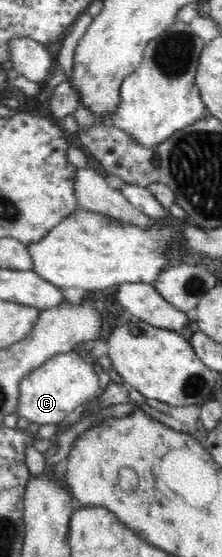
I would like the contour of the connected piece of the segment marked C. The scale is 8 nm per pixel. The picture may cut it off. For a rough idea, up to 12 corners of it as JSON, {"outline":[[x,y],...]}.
{"outline":[[87,352],[57,355],[20,382],[16,413],[58,424],[101,396]]}

